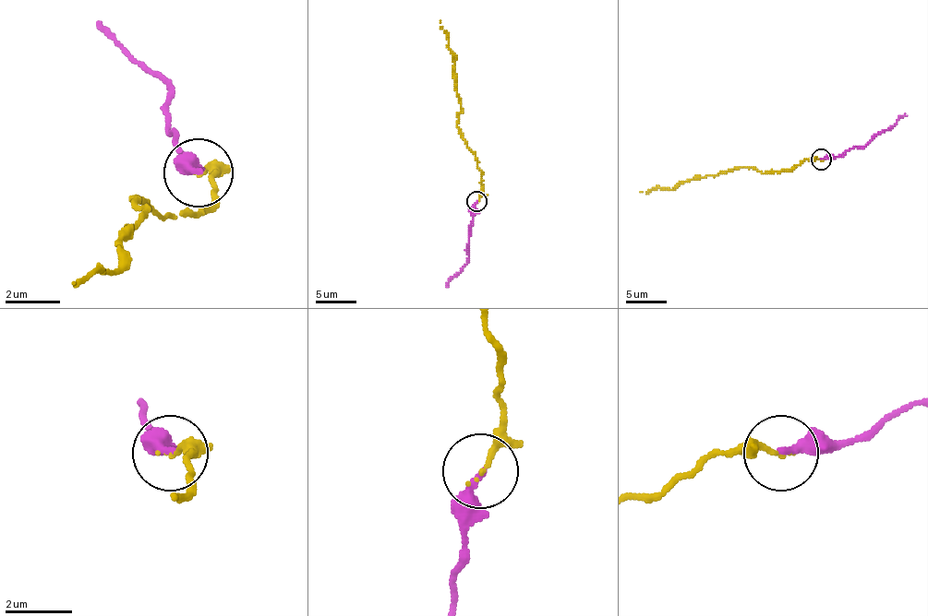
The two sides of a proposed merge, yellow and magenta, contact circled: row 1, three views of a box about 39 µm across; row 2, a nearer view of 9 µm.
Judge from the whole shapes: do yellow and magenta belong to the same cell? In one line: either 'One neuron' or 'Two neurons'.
One neuron

